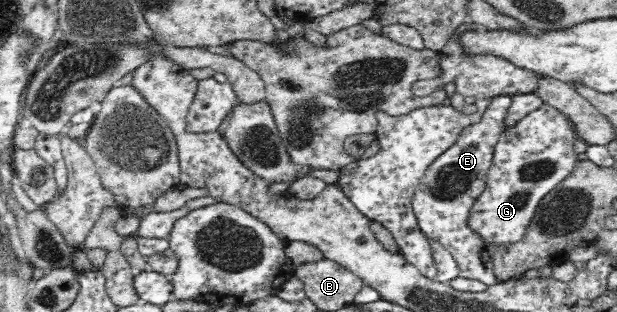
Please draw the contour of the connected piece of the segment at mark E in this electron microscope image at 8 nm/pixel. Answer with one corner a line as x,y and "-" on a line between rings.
503,95
488,100
481,120
464,128
453,146
425,170
412,202
419,228
428,239
436,240
453,255
459,267
459,277
478,280
487,286
497,282
493,257
488,252
485,239
476,234
468,225
468,220
477,198
485,191
494,148
505,129
503,120
511,104
511,97

